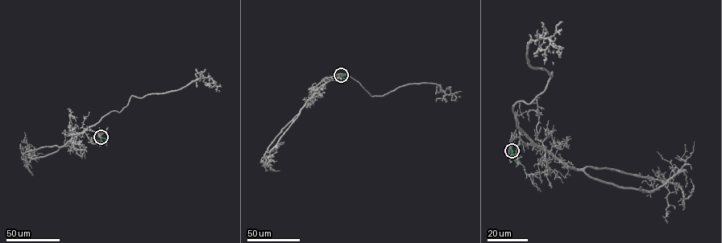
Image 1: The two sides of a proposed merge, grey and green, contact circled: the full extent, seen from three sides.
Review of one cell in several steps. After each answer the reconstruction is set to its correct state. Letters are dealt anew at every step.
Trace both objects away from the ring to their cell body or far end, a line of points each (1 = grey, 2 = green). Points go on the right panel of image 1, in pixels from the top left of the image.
1: (512, 150), (516, 137), (545, 148), (513, 113), (551, 74), (529, 63), (527, 45), (548, 38), (553, 64)
2: (512, 150), (515, 162)

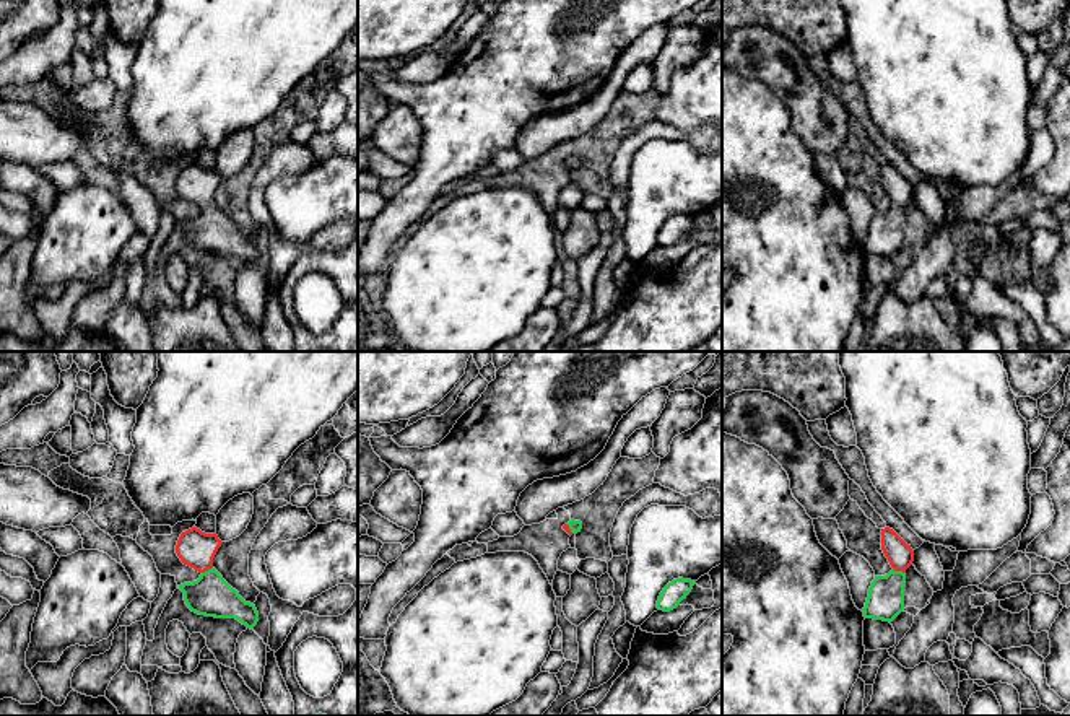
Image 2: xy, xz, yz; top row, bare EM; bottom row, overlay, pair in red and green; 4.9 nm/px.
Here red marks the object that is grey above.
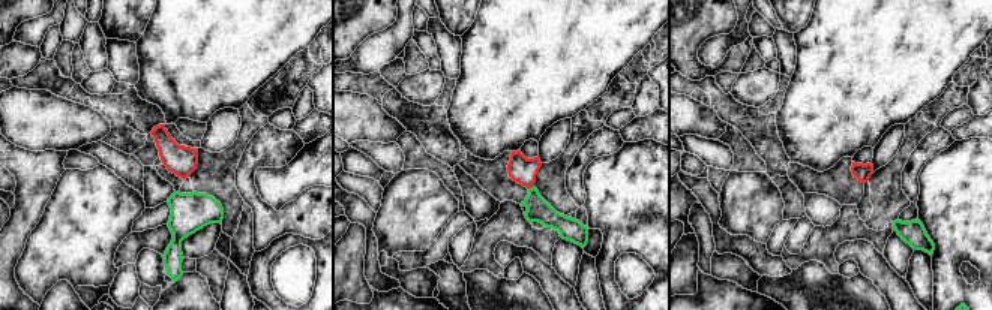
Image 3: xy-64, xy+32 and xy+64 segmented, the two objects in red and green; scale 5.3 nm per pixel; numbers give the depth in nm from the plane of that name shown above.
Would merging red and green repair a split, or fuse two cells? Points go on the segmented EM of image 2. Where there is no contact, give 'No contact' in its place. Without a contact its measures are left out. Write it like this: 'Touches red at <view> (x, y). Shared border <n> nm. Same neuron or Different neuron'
Touches red at xy (207, 570). Shared border 70 nm. Same neuron

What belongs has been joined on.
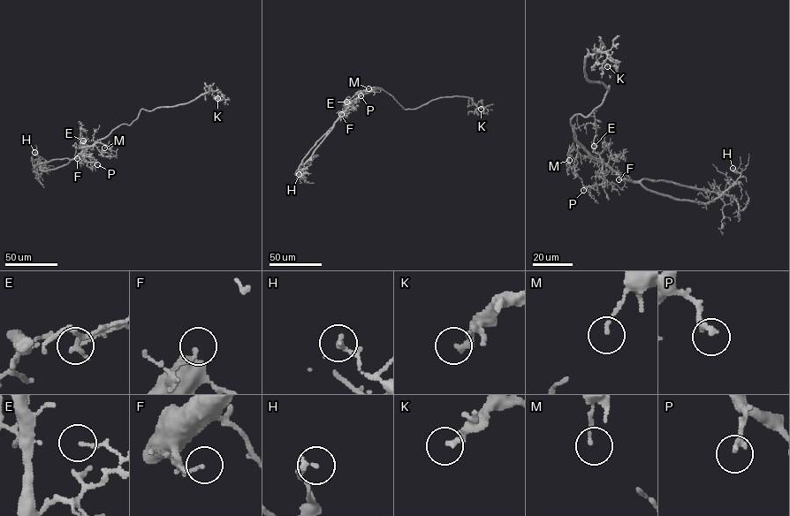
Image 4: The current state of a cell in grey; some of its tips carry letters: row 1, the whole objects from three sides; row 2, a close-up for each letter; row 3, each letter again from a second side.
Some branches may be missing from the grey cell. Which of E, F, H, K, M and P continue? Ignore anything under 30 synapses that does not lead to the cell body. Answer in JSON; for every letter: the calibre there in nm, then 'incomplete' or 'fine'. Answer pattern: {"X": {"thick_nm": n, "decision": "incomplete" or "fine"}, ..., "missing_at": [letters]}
{"E": {"thick_nm": 90, "decision": "fine"}, "F": {"thick_nm": 120, "decision": "incomplete"}, "H": {"thick_nm": 190, "decision": "fine"}, "K": {"thick_nm": 220, "decision": "fine"}, "M": {"thick_nm": 110, "decision": "fine"}, "P": {"thick_nm": 240, "decision": "incomplete"}, "missing_at": ["F", "P"]}

